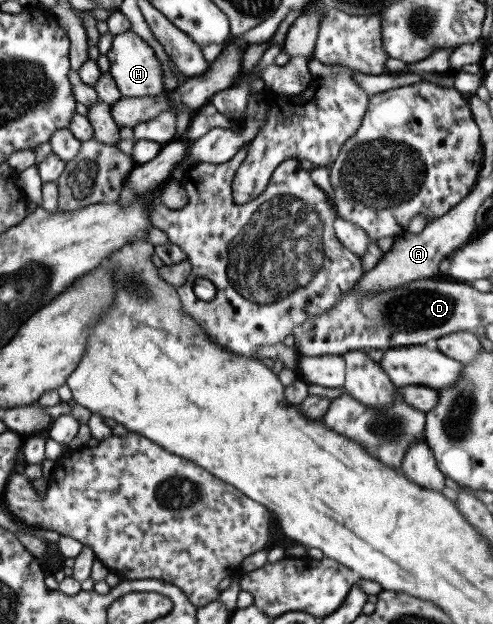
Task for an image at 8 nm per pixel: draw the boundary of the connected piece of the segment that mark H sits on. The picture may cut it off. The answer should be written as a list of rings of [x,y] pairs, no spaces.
[[[127,30],[126,32],[114,35],[109,50],[105,57],[109,62],[108,73],[115,83],[118,93],[123,97],[156,97],[165,93],[164,74],[161,68],[159,57],[143,41],[139,35]]]

